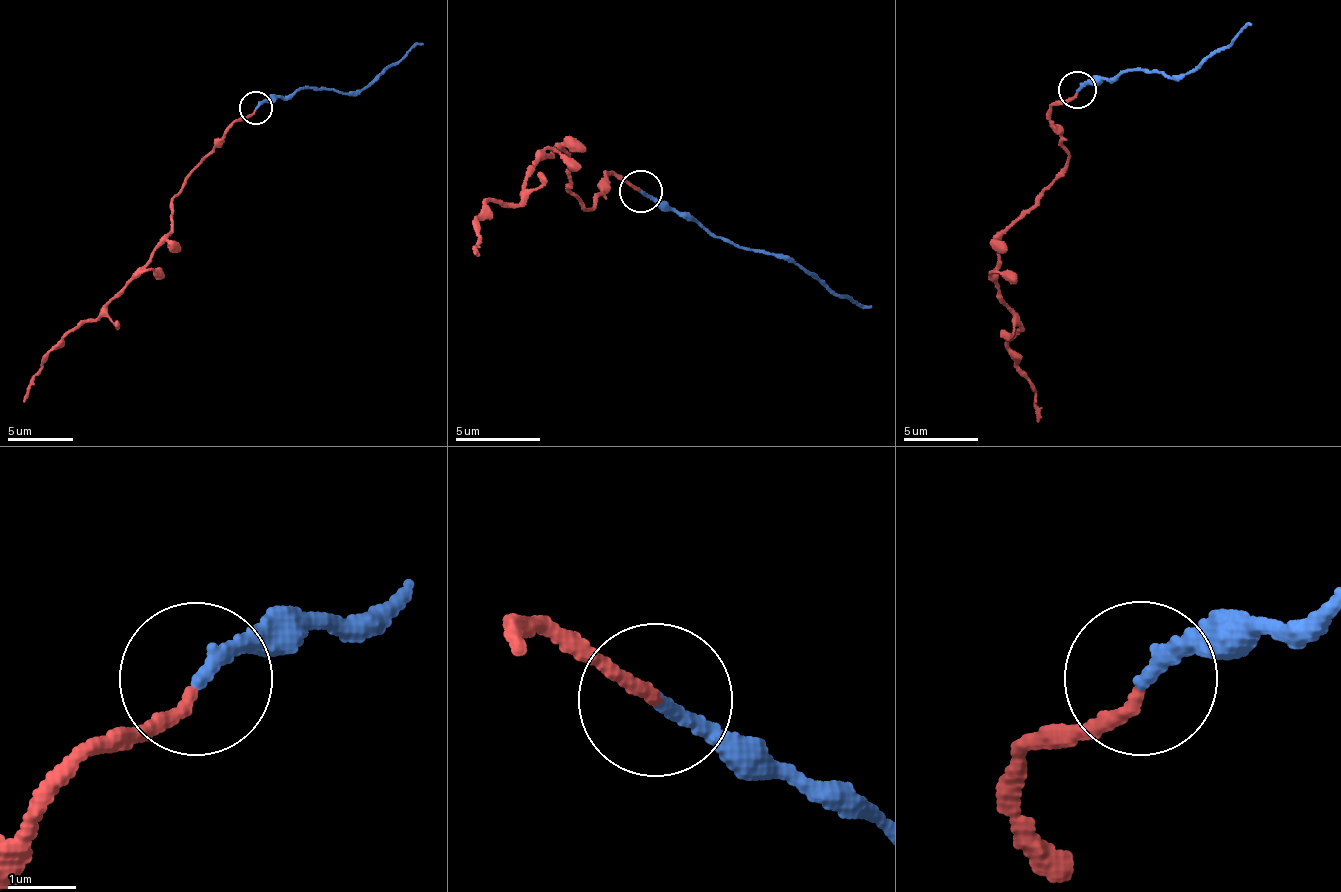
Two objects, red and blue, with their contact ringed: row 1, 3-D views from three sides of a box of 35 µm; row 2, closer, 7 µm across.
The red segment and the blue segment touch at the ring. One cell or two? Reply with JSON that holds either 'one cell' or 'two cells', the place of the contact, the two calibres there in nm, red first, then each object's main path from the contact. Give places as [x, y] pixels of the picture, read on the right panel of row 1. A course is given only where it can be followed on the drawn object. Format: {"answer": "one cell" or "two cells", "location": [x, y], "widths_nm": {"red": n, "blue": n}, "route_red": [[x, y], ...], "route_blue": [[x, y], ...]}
{"answer": "one cell", "location": [1077, 90], "widths_nm": {"red": 180, "blue": 200}, "route_red": [[1076, 93], [1049, 118], [1069, 159], [1065, 173], [1003, 233], [992, 280], [1021, 332], [1008, 346], [1039, 423]], "route_blue": [[1076, 89], [1139, 71], [1184, 76], [1226, 47], [1250, 22]]}

